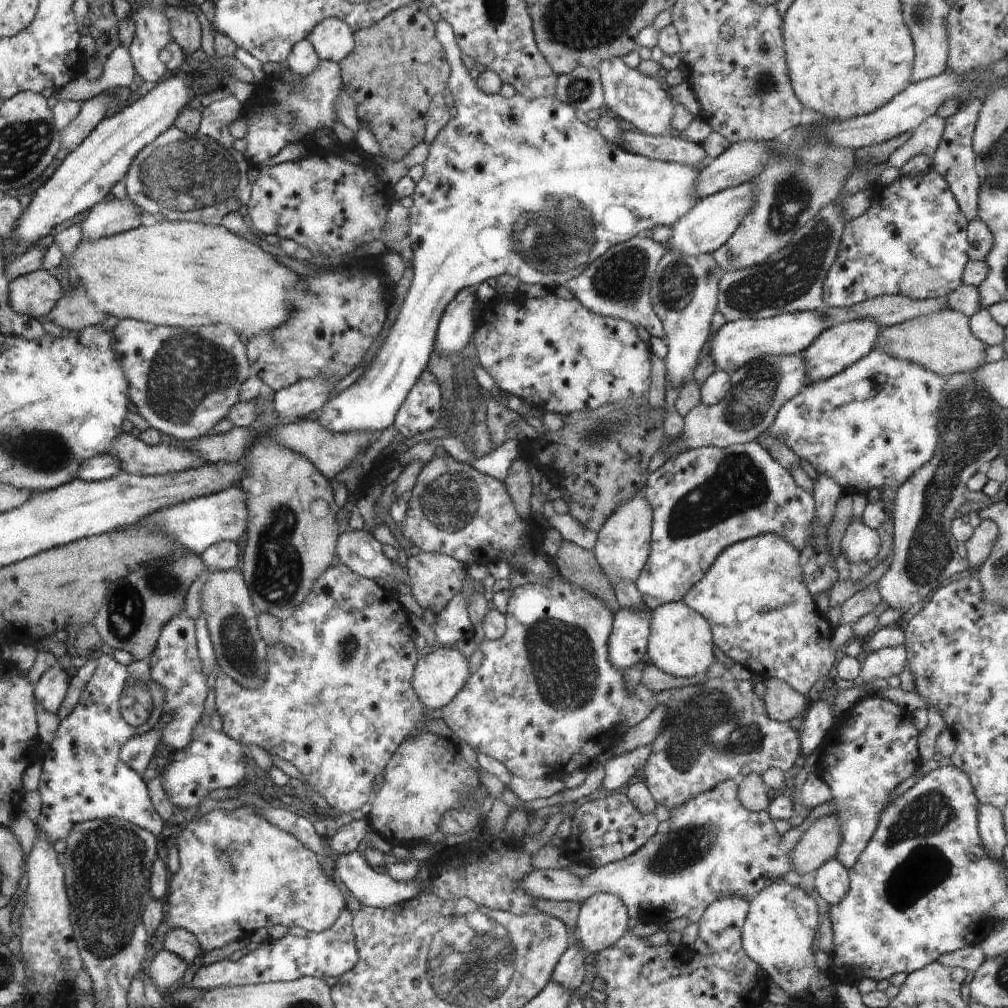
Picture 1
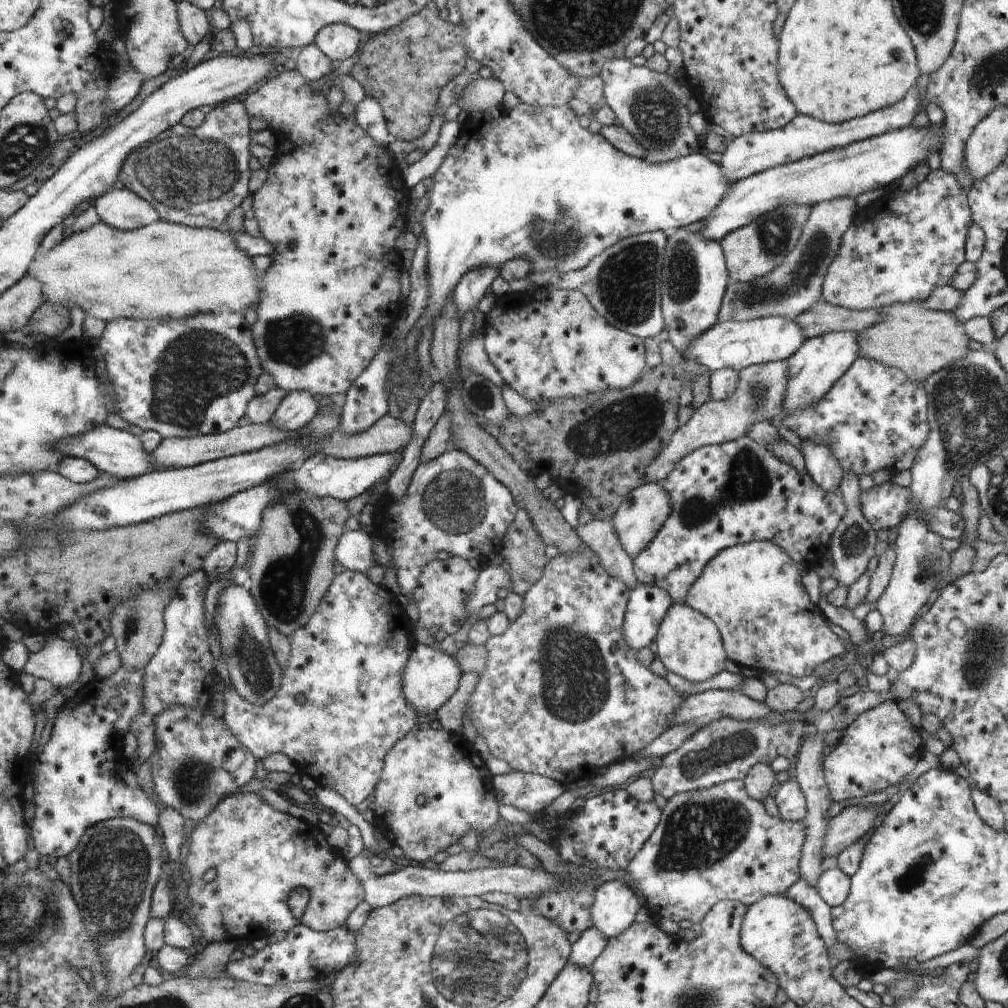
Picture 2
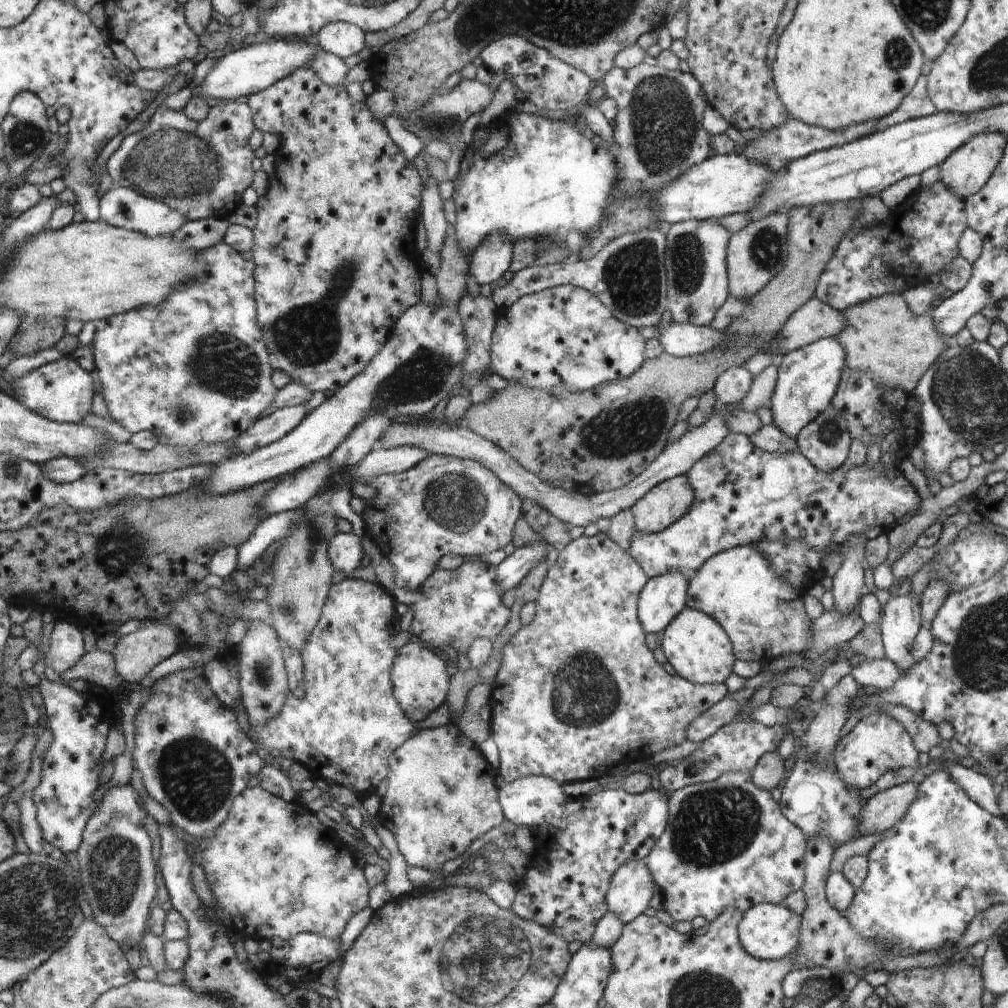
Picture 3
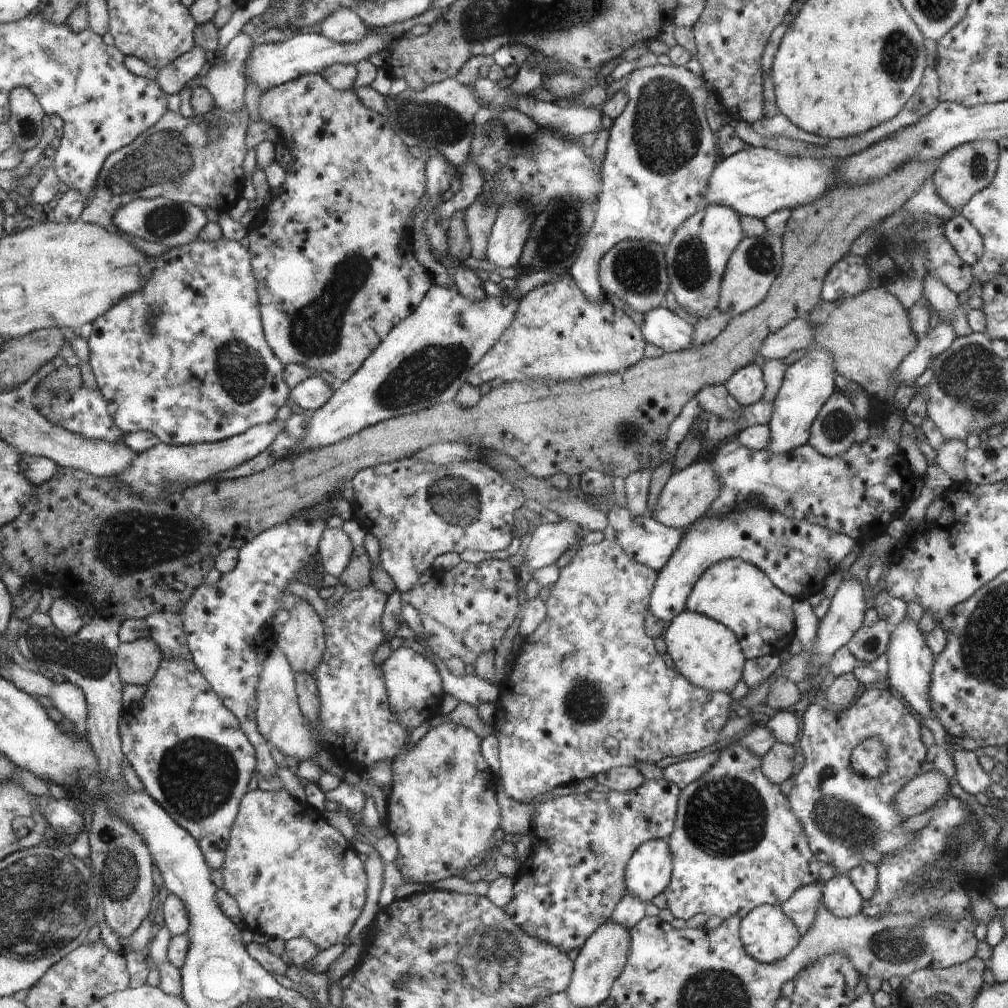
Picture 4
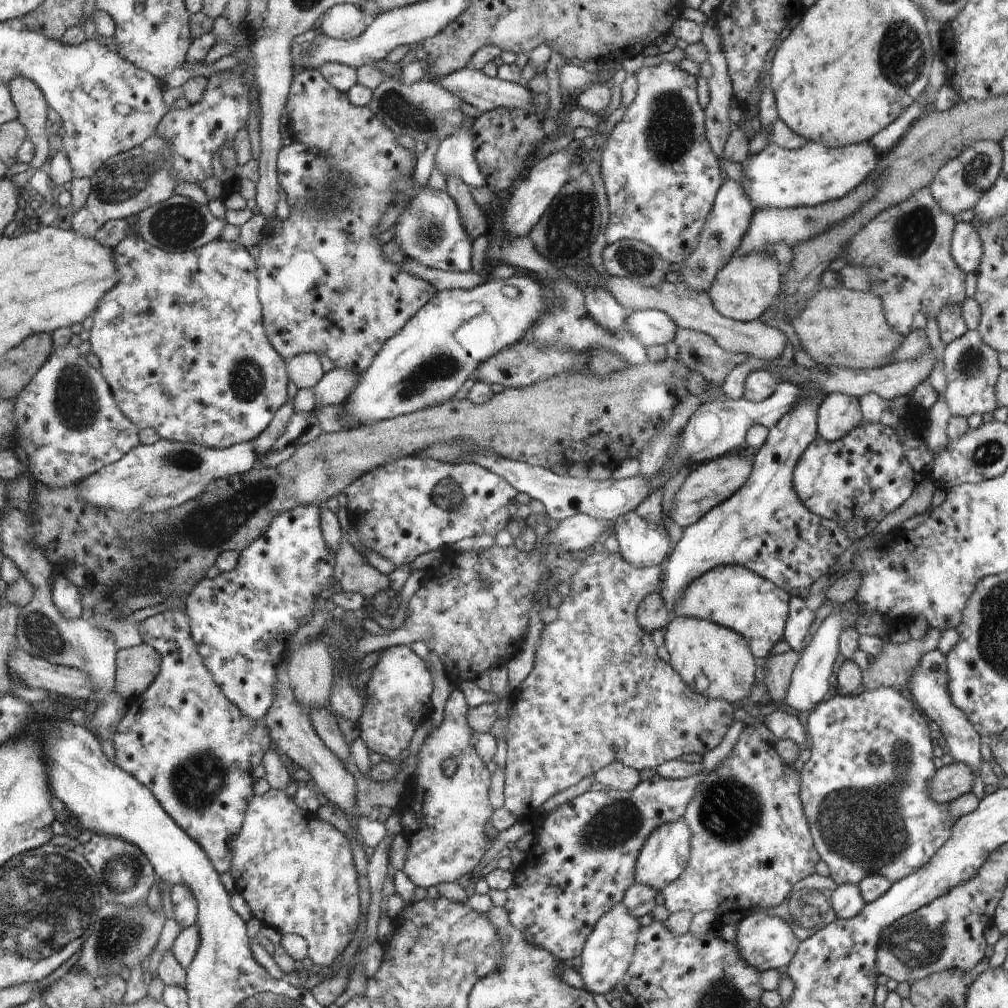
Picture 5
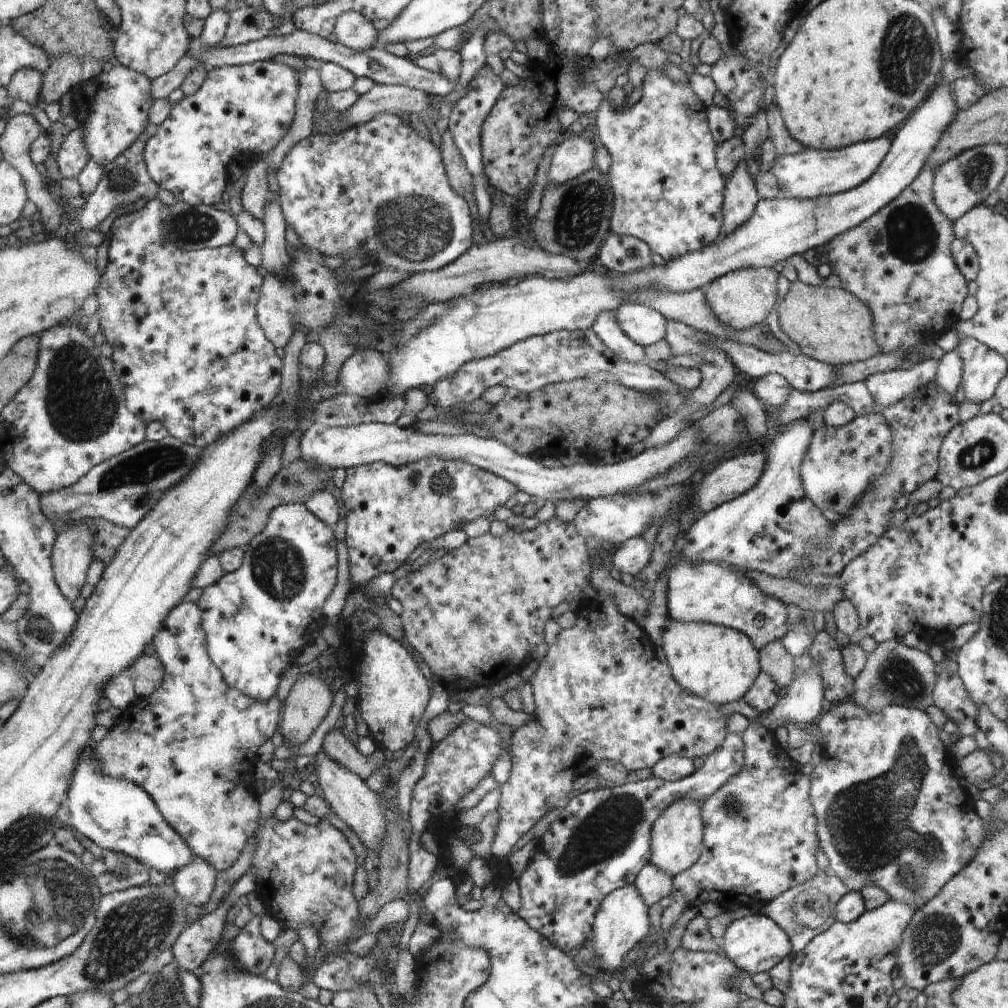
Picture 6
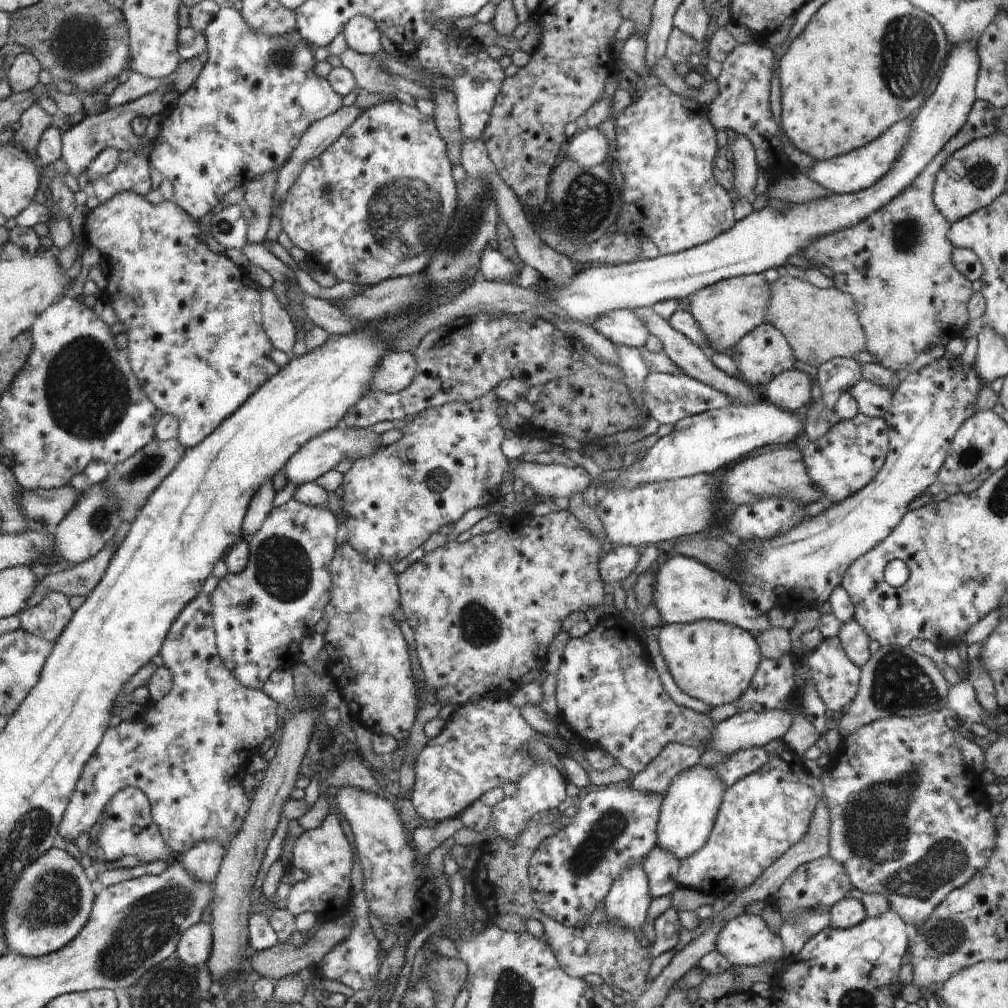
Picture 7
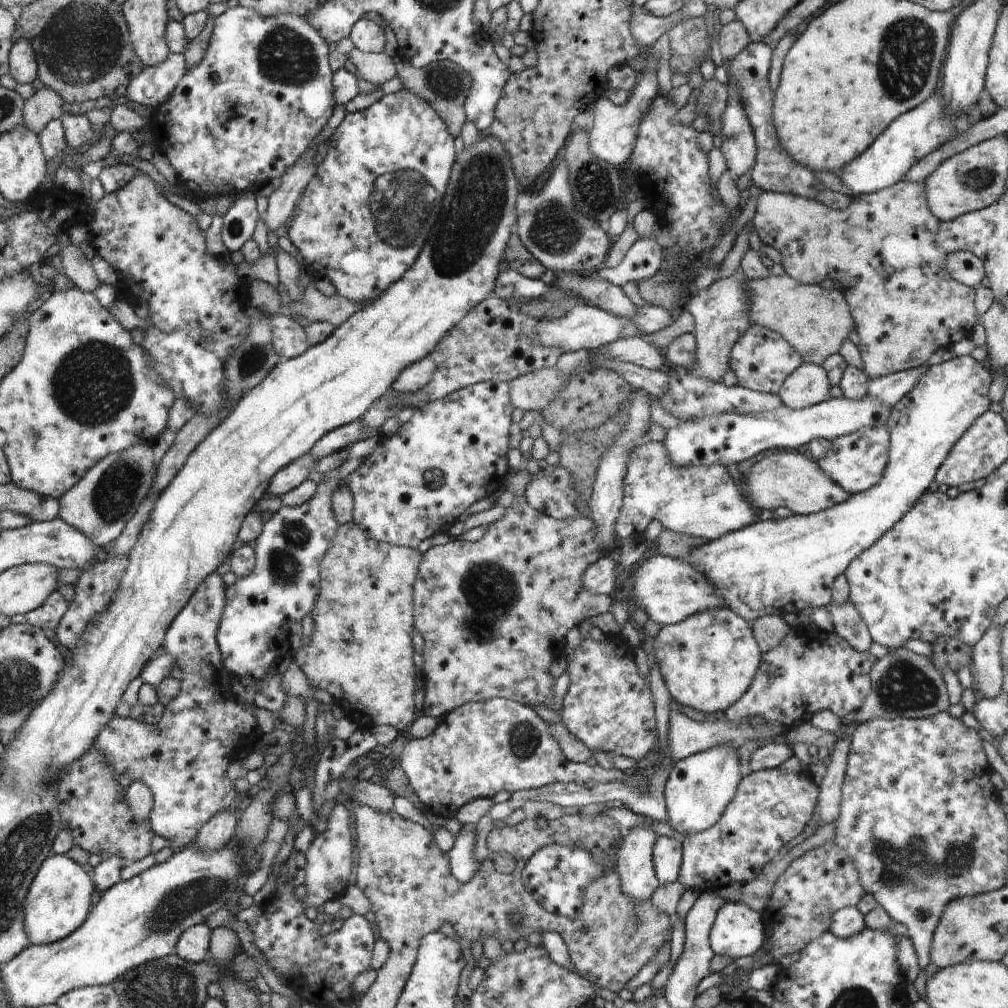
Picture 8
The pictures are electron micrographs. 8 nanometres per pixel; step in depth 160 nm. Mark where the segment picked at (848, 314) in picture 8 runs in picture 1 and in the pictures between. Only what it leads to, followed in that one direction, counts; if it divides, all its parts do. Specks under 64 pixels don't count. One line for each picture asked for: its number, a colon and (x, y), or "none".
1: (941, 341)
2: (921, 342)
3: (896, 346)
4: (868, 335)
5: (847, 328)
6: (830, 324)
7: (820, 324)

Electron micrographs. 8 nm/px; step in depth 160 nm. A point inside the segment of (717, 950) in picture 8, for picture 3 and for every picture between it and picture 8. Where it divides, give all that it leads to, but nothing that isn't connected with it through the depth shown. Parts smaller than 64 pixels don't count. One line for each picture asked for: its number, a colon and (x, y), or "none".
3: (768, 931)
4: (768, 934)
5: (766, 943)
6: (755, 943)
7: (745, 940)

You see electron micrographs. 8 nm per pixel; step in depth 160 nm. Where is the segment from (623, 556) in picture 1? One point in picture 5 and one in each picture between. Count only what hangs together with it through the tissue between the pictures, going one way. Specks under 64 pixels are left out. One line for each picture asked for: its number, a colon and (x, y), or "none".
2: (643, 513)
3: (658, 510)
4: (687, 497)
5: (712, 482)

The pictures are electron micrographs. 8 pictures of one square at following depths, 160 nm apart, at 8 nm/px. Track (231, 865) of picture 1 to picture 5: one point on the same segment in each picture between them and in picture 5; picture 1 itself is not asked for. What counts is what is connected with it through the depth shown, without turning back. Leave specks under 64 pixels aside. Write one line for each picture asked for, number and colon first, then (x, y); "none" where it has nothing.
2: (245, 858)
3: (275, 871)
4: (293, 874)
5: (295, 871)

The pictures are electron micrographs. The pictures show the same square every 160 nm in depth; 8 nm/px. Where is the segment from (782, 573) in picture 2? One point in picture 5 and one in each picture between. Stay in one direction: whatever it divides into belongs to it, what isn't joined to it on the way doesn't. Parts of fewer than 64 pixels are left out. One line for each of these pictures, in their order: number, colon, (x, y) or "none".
3: (738, 587)
4: (736, 593)
5: (734, 597)

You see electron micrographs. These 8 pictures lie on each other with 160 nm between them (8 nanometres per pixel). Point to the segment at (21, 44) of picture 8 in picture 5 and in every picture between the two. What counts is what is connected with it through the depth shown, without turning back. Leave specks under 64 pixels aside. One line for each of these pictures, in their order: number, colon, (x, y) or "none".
5: (32, 103)
6: (27, 84)
7: (24, 74)

